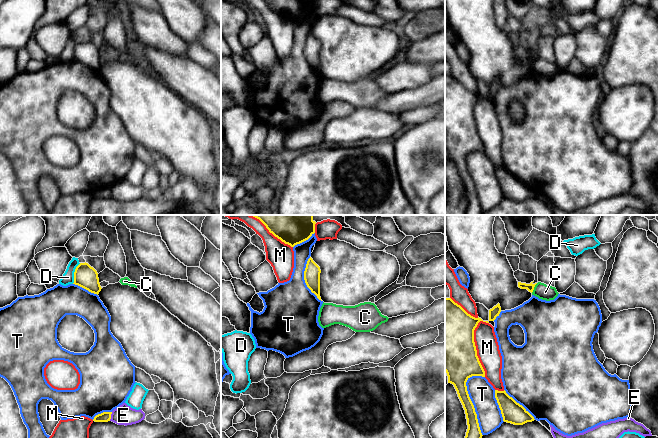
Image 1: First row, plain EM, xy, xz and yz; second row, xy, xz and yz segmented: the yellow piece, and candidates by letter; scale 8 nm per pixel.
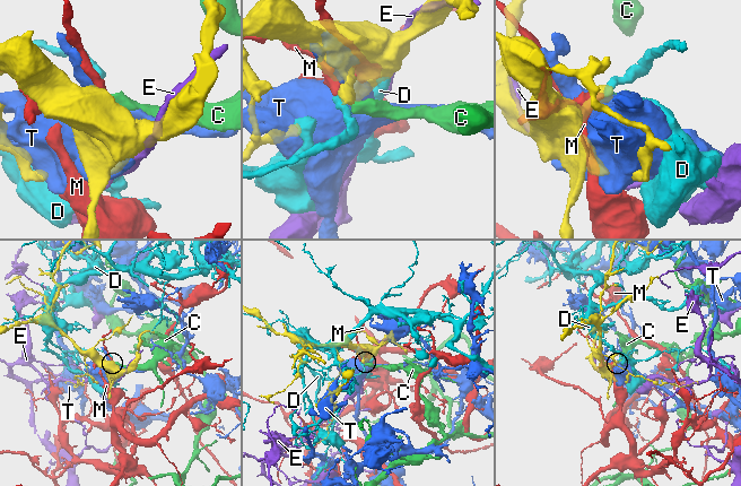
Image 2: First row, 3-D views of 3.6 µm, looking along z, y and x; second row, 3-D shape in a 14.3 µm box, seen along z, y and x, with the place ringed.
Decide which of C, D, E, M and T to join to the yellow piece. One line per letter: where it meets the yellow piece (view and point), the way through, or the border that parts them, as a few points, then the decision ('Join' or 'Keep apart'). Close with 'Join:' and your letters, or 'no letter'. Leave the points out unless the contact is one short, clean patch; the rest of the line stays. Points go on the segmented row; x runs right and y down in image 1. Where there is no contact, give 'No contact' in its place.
C: Touches yellow at yz (533, 288). Boundary: yz (537, 283), (531, 292). Keep apart
D: Touches yellow at xy (74, 273). Keep apart
E: Touches yellow at xy (110, 416). Keep apart
M: Touches yellow at yz (475, 348). Keep apart
T: Touches yellow at yz (473, 405). Keep apart
Join: no letter

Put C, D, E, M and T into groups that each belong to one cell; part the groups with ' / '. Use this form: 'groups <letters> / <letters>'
groups C / D / E / M / T

